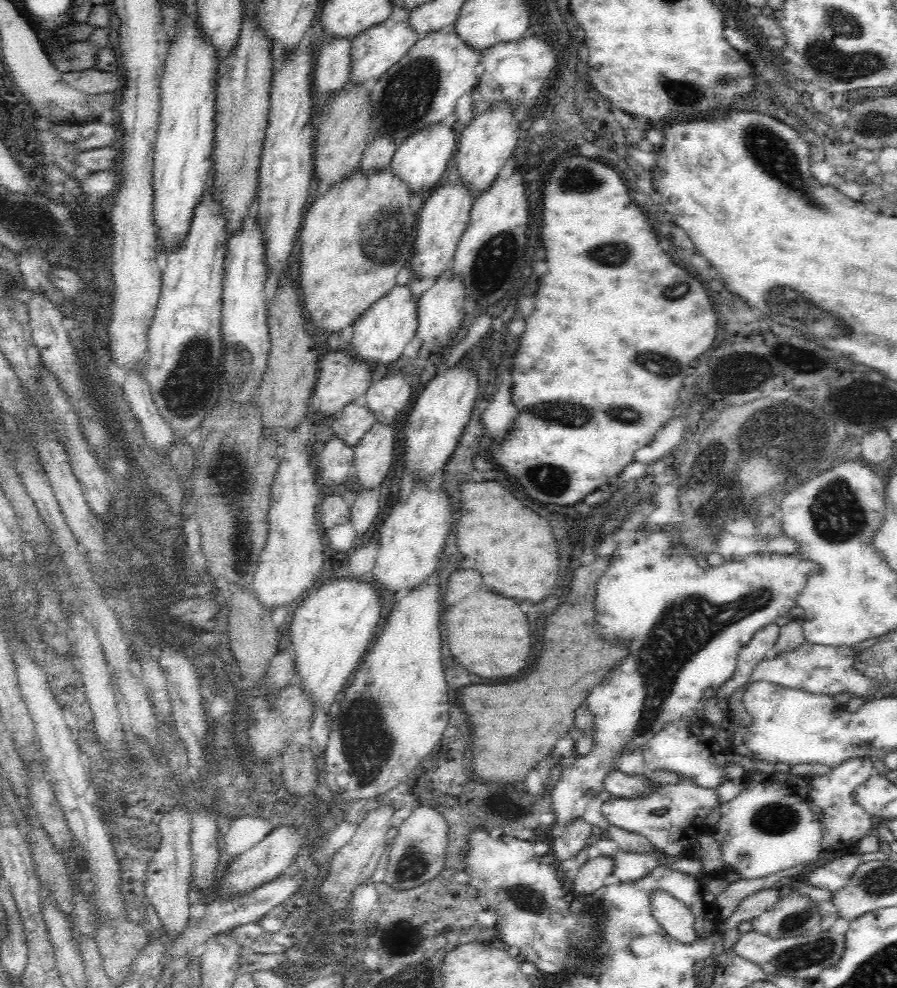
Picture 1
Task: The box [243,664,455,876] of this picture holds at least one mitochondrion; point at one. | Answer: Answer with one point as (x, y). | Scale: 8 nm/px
(367, 744)

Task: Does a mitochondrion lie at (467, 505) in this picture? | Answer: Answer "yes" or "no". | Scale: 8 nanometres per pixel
no

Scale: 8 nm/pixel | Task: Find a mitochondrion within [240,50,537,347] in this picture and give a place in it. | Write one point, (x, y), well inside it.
(408, 96)

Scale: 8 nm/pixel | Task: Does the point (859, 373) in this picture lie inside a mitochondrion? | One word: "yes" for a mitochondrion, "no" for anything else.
no

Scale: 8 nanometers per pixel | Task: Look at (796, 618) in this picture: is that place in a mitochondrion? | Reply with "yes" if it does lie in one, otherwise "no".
no

